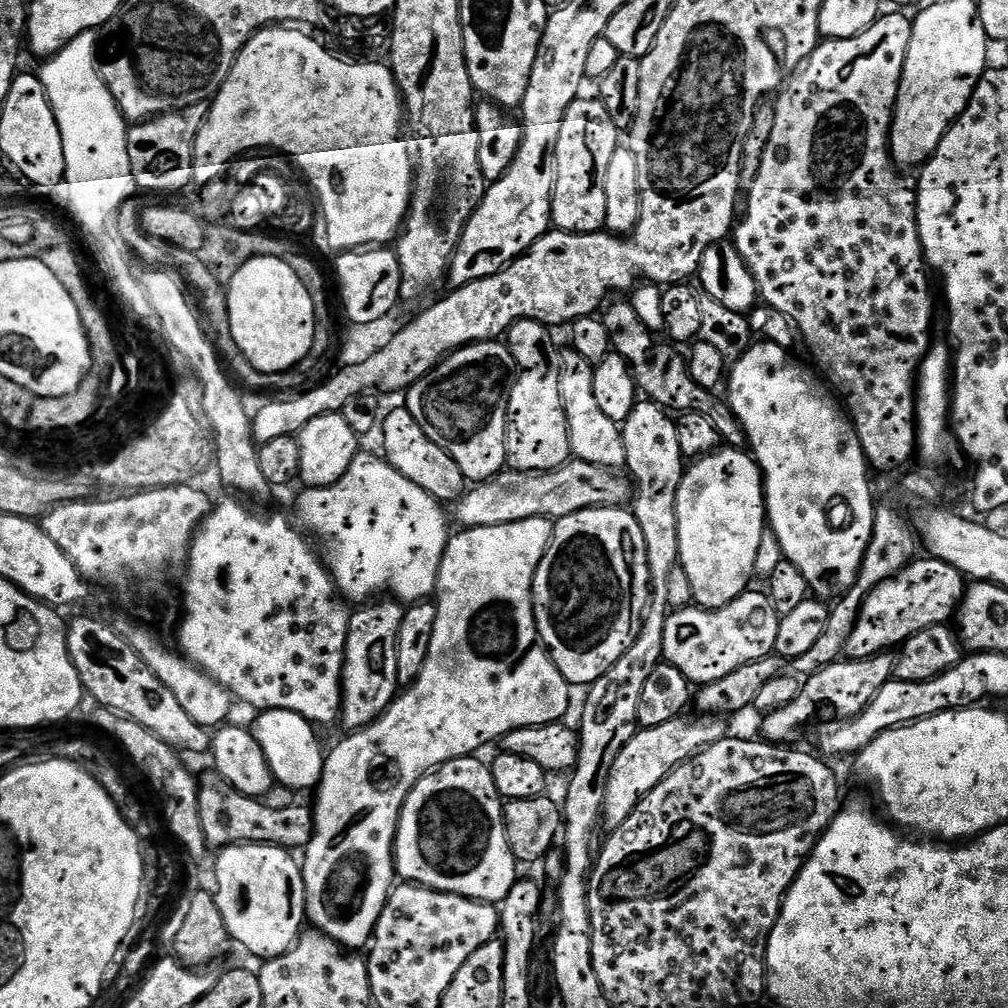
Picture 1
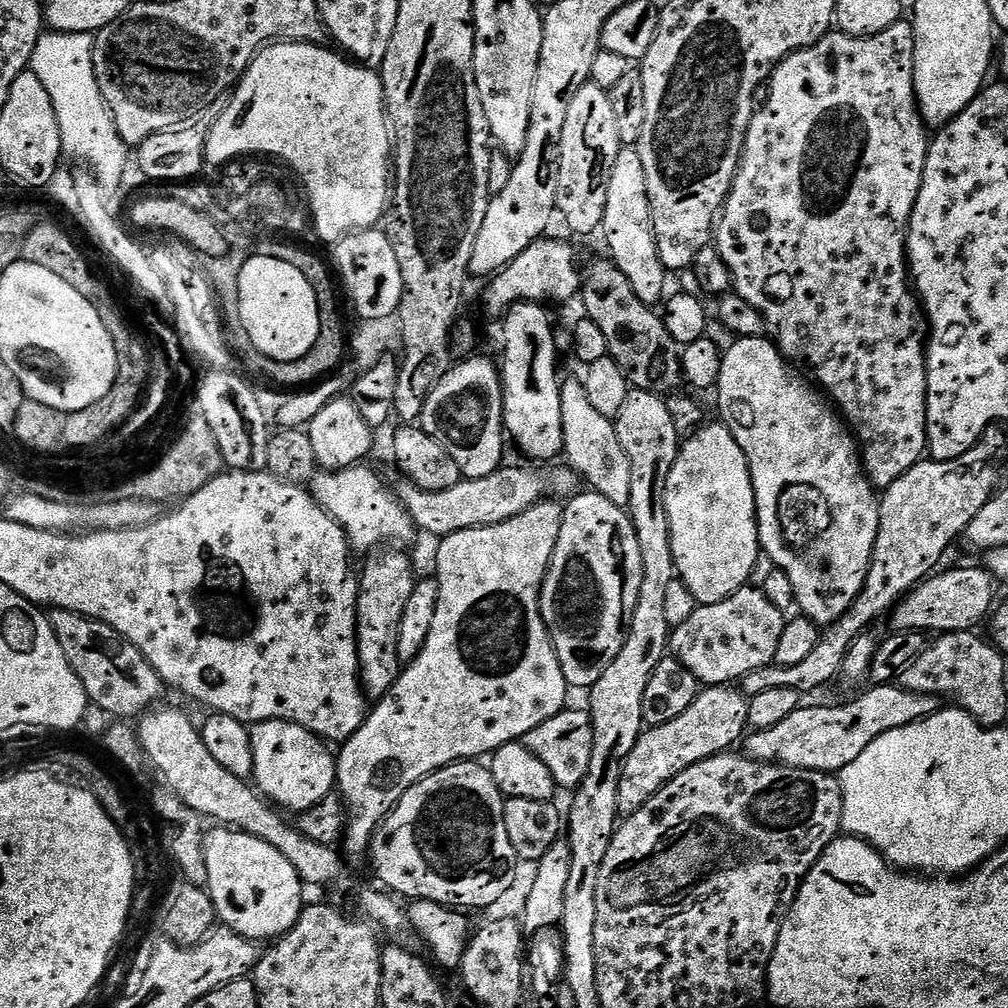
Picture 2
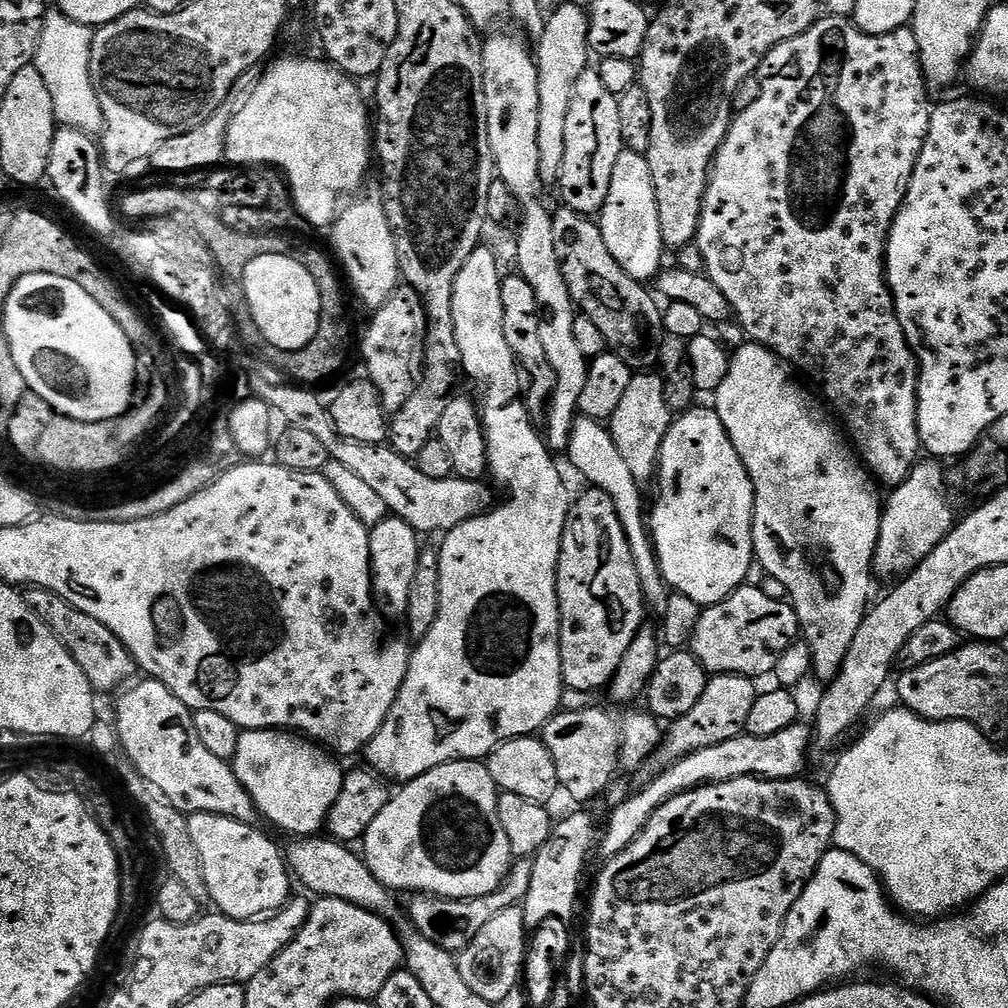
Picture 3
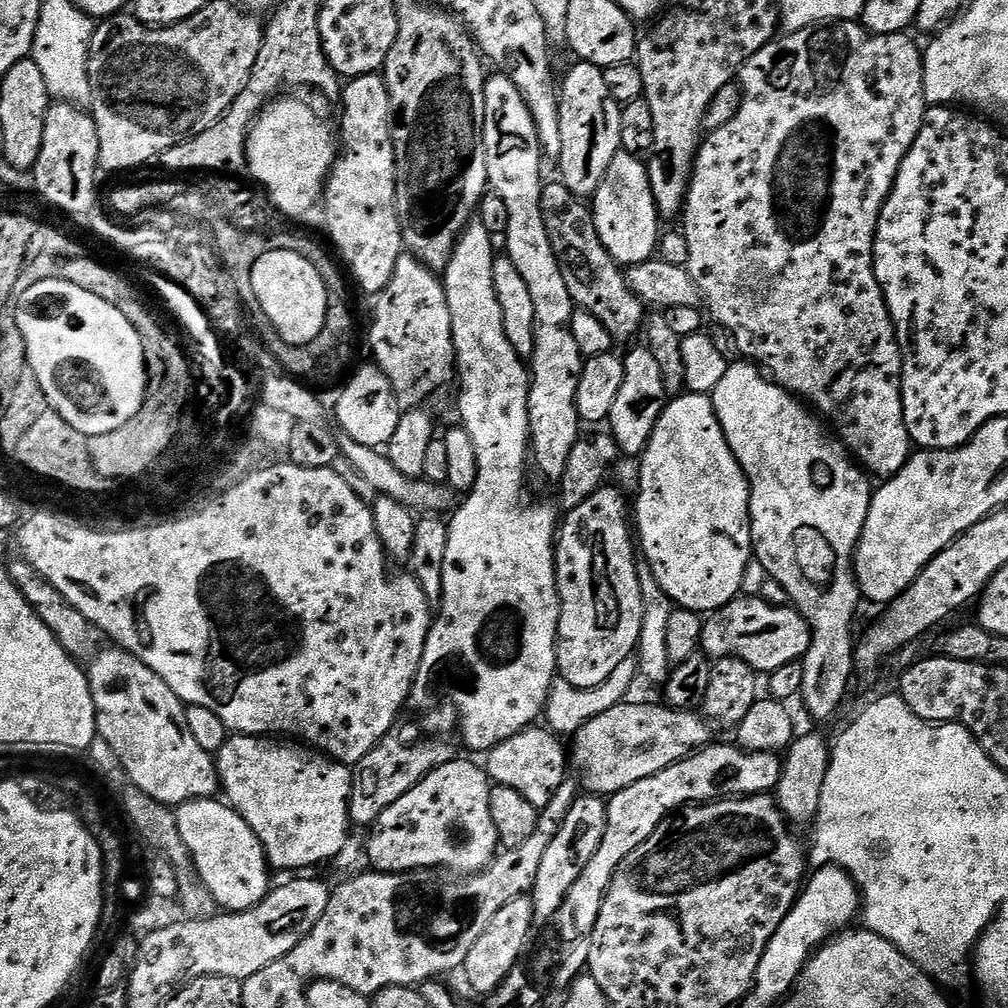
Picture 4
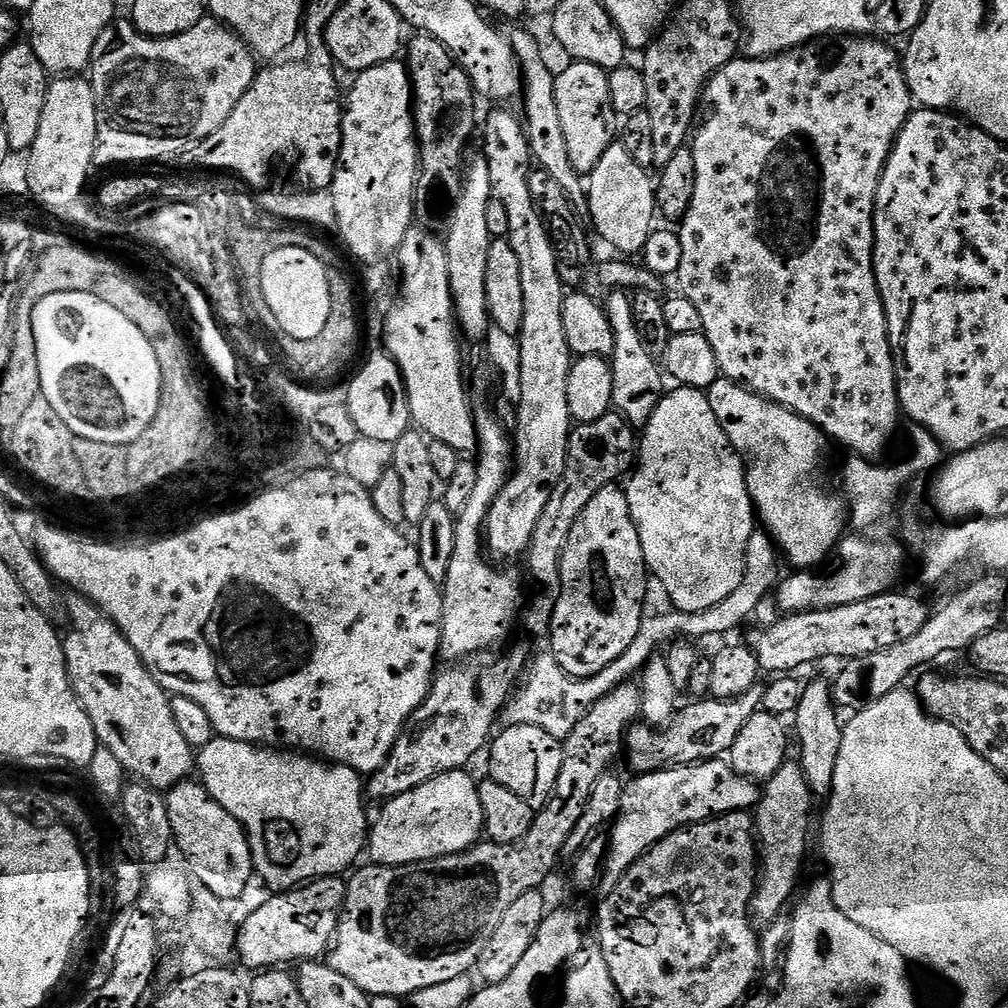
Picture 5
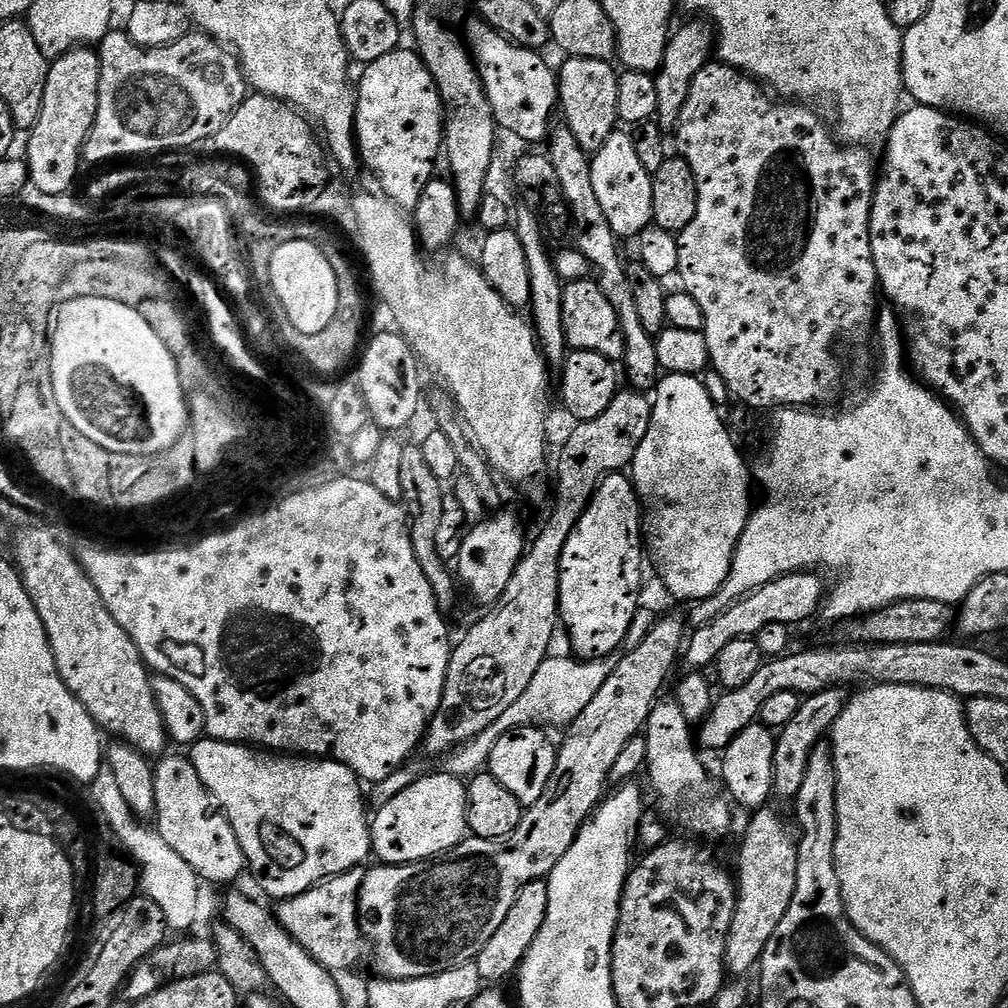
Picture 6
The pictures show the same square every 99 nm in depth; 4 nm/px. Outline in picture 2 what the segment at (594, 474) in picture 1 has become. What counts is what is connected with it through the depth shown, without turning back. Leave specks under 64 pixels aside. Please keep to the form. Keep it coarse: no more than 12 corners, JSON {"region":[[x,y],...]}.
{"region":[[502,466],[450,490],[395,485],[435,538],[580,495],[573,468]]}

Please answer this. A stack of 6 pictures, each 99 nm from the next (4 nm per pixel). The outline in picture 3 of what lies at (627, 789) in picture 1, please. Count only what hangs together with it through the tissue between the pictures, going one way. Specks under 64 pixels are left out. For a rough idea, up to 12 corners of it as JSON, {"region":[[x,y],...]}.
{"region":[[713,675],[667,725],[642,766],[657,776],[706,746],[745,735],[758,695],[751,676]]}

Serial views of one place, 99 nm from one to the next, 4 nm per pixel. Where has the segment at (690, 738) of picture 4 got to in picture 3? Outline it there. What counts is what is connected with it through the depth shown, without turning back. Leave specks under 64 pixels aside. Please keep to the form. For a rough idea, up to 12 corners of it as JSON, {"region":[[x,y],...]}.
{"region":[[561,710],[542,739],[560,787],[600,796],[639,769],[662,724],[651,712]]}

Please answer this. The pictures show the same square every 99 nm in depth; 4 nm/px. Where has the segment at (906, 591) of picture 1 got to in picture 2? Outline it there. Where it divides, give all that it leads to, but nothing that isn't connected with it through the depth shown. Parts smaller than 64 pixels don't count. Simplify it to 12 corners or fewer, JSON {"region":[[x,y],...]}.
{"region":[[987,567],[937,571],[890,612],[898,632],[970,632],[989,619]]}

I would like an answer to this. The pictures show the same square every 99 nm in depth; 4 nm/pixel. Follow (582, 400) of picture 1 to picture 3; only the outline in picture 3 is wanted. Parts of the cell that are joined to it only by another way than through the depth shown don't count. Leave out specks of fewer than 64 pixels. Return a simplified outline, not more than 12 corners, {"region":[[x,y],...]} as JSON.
{"region":[[580,416],[566,459],[610,494],[645,605],[670,595],[652,547],[642,486],[611,431]]}

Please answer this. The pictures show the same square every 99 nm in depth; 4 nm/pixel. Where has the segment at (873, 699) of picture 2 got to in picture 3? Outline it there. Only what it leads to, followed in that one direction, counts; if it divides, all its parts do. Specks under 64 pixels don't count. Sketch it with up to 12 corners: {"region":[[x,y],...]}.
{"region":[[814,732],[706,746],[647,781],[608,816],[598,848],[617,856],[670,798],[704,784],[794,780]]}

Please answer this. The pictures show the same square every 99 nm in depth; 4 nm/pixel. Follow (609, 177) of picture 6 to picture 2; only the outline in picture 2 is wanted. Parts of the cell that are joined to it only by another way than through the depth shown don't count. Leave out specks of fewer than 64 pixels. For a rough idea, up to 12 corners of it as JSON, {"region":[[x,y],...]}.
{"region":[[635,147],[610,170],[607,255],[642,302],[670,276],[658,254]]}

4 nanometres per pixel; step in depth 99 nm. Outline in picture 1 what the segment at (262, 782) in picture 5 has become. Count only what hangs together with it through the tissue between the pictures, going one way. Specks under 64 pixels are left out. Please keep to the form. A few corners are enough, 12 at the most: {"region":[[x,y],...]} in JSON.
{"region":[[263,709],[250,731],[272,779],[304,792],[326,748],[294,710]]}

